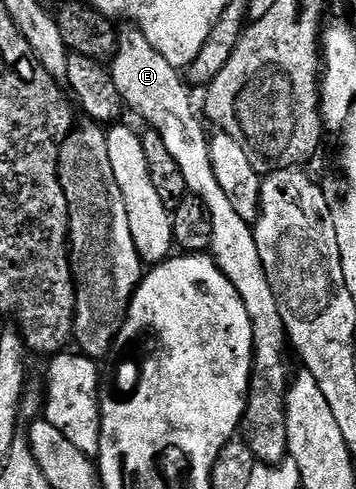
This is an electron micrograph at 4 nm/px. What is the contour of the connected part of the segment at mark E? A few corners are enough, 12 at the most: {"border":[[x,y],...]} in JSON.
{"border":[[141,27],[110,64],[212,212],[212,257],[246,299],[254,375],[244,438],[288,454],[286,325],[251,223],[216,180],[185,77]]}

